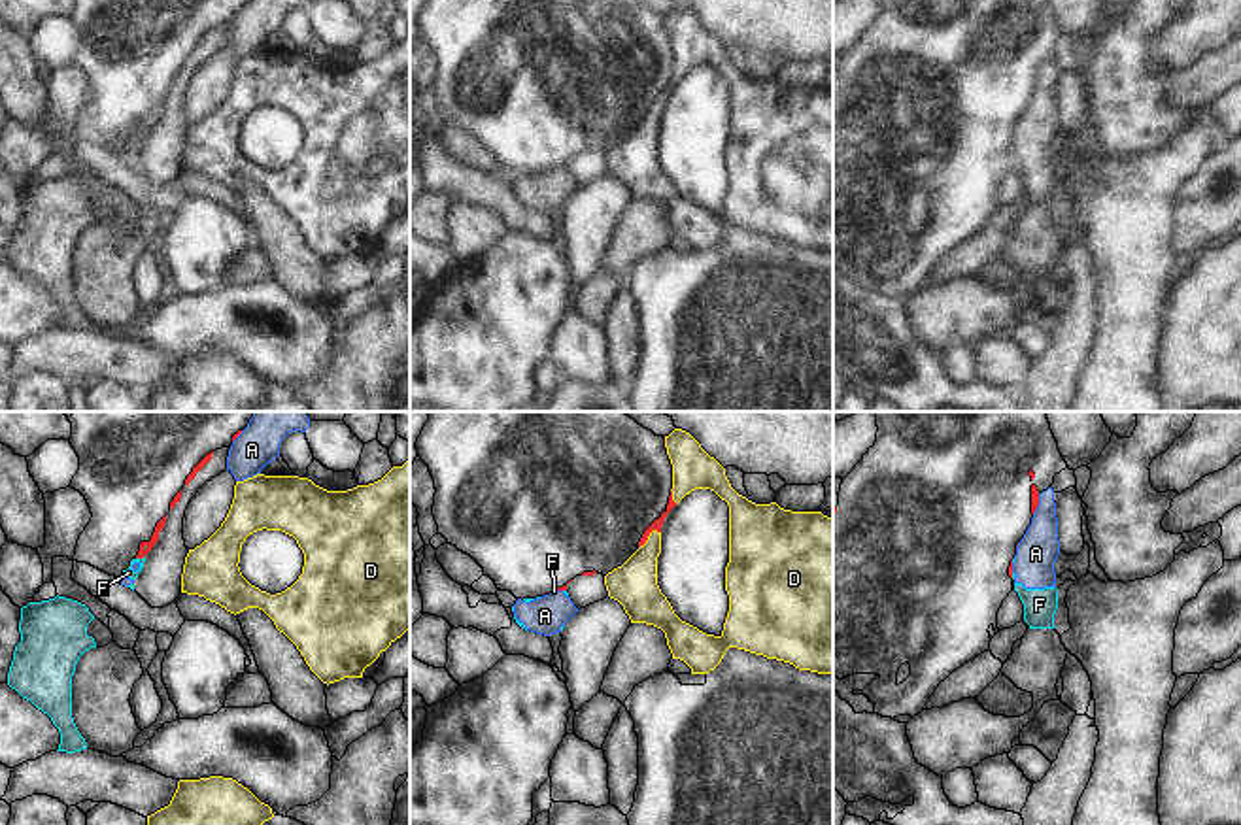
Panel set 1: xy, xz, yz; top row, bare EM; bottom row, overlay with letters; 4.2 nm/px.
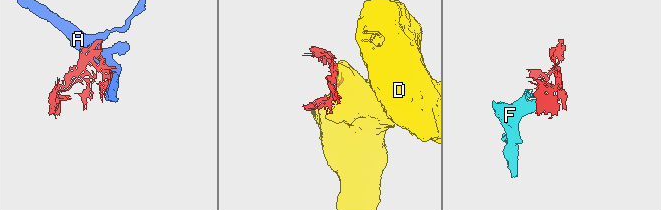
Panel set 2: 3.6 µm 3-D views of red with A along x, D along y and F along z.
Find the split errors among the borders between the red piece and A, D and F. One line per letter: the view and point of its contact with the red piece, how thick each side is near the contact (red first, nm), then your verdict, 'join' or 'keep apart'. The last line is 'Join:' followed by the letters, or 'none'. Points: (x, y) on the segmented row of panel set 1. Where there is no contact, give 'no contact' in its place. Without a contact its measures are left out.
A: yz (1037, 505) | 30/180 nm | keep apart
D: xz (648, 535) | 50/200 nm | keep apart
F: xy (140, 557) | 50/50 nm | keep apart
Join: none

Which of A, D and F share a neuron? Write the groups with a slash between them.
A F / D

